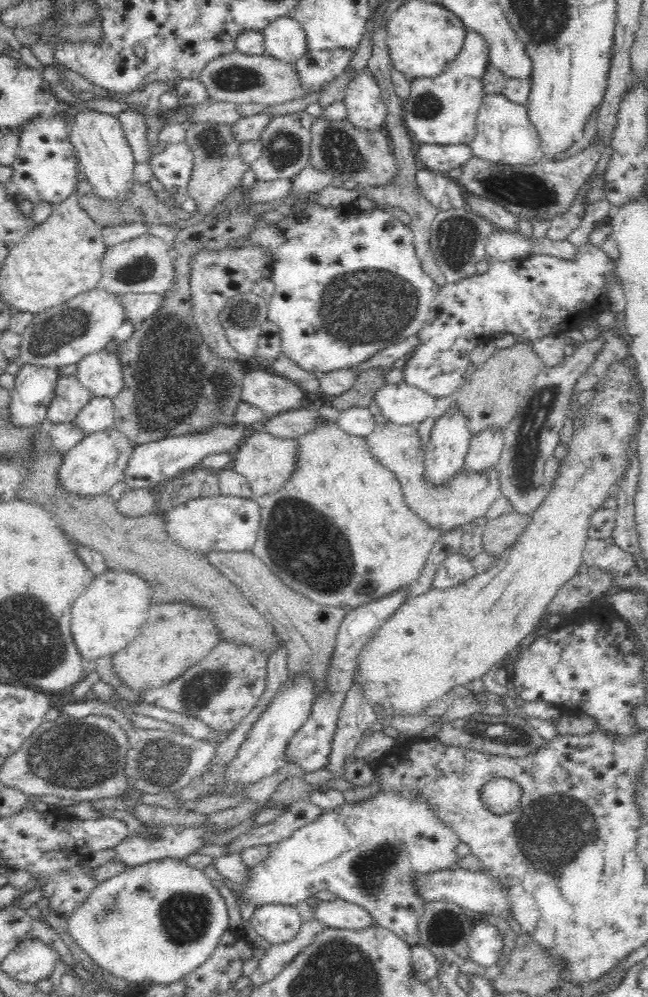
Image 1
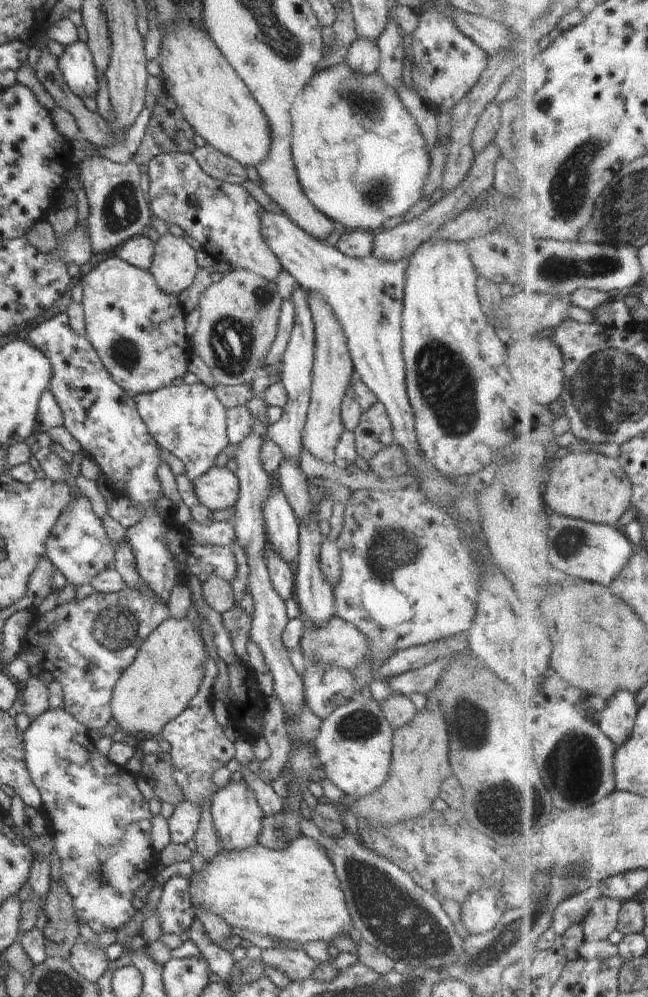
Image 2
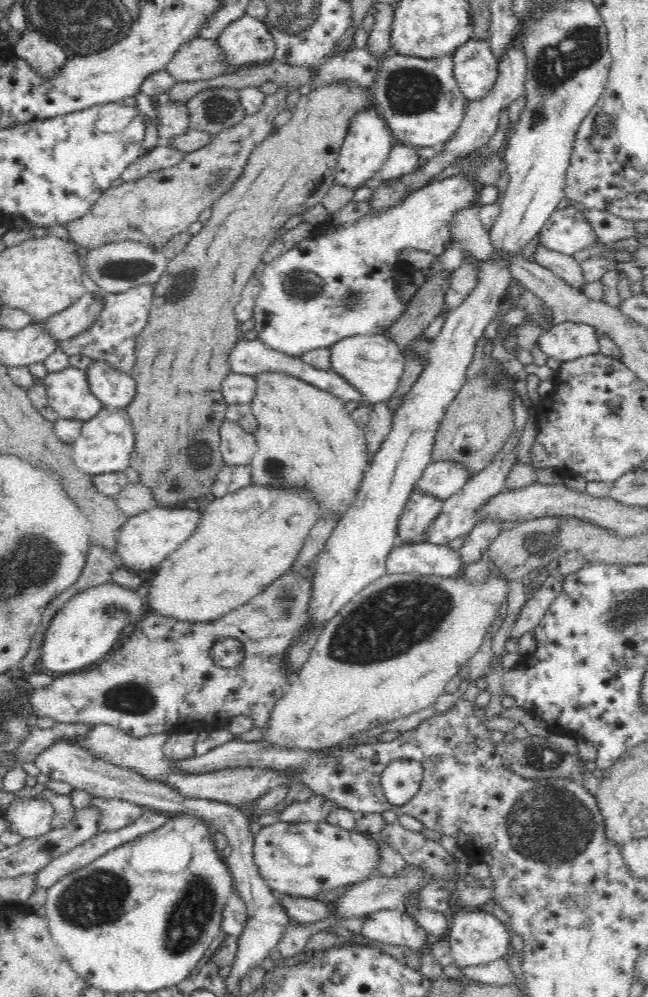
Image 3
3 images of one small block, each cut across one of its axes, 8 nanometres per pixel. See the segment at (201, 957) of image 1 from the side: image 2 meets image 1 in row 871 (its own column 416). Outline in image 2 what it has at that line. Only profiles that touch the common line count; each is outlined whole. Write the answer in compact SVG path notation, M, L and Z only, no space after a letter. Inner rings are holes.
M343 61L338 67L318 71L304 86L302 92L292 102L291 107L291 158L295 165L295 172L299 179L302 193L321 214L324 214L324 216L334 222L340 222L340 224L352 230L359 229L375 233L383 228L383 223L388 218L404 216L420 200L420 192L429 174L431 164L428 161L430 156L425 148L425 139L410 112L401 102L398 94L392 91L376 74L360 77Z

